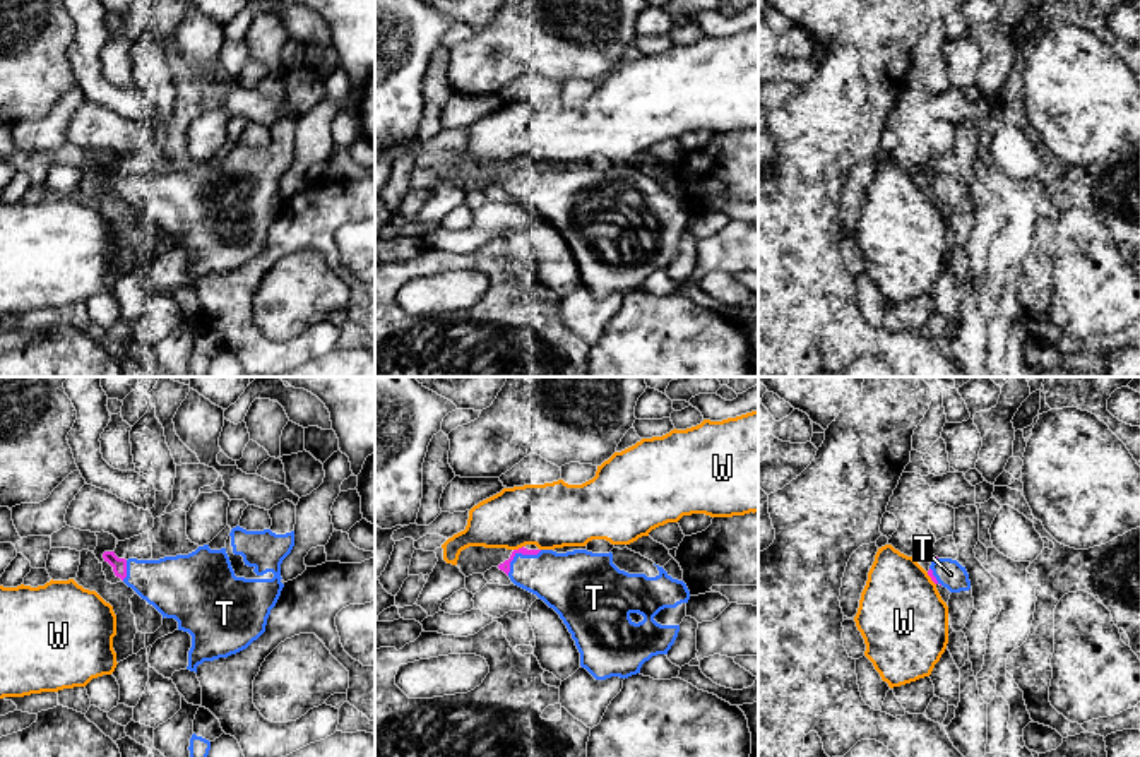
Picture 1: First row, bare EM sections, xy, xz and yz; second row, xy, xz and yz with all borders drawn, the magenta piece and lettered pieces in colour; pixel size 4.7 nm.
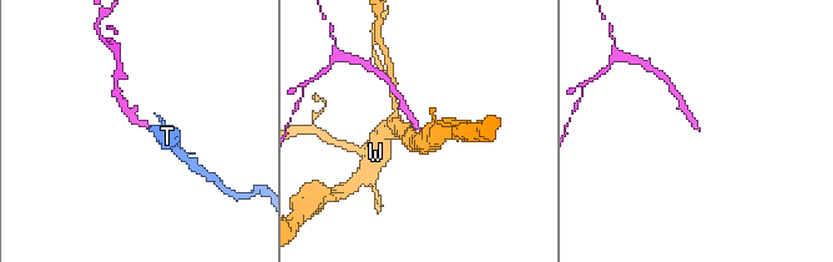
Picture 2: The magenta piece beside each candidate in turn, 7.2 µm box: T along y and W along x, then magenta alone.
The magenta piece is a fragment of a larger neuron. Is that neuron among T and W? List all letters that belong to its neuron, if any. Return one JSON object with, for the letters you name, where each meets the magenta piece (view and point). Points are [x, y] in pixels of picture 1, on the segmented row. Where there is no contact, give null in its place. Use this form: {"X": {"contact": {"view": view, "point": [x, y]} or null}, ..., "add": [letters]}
{"T": {"contact": {"view": "xz", "point": [519, 552]}}, "add": ["T"]}

